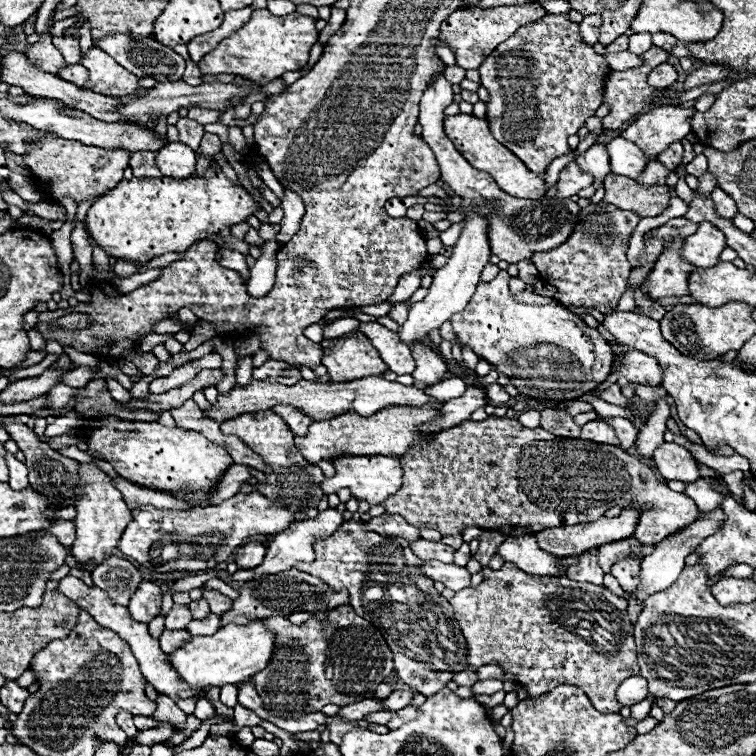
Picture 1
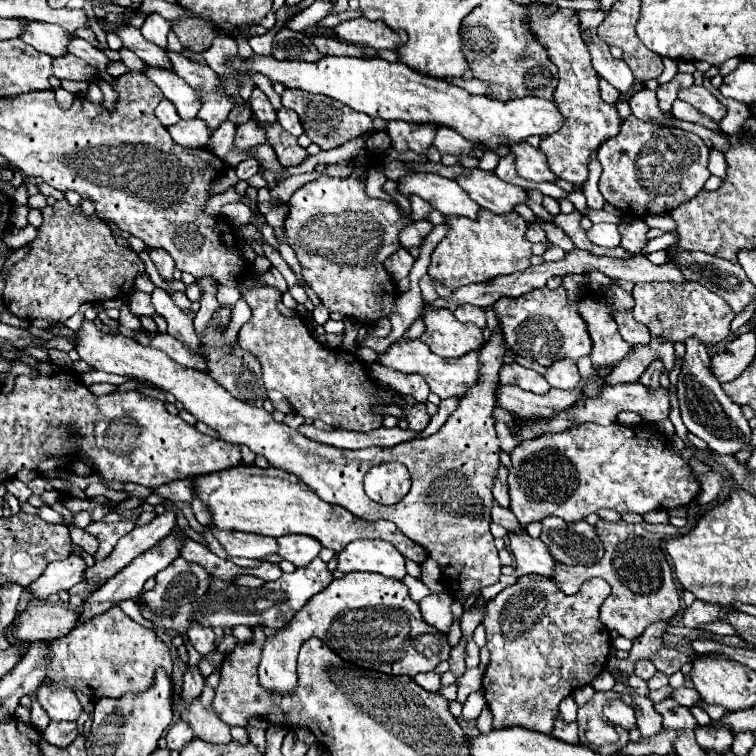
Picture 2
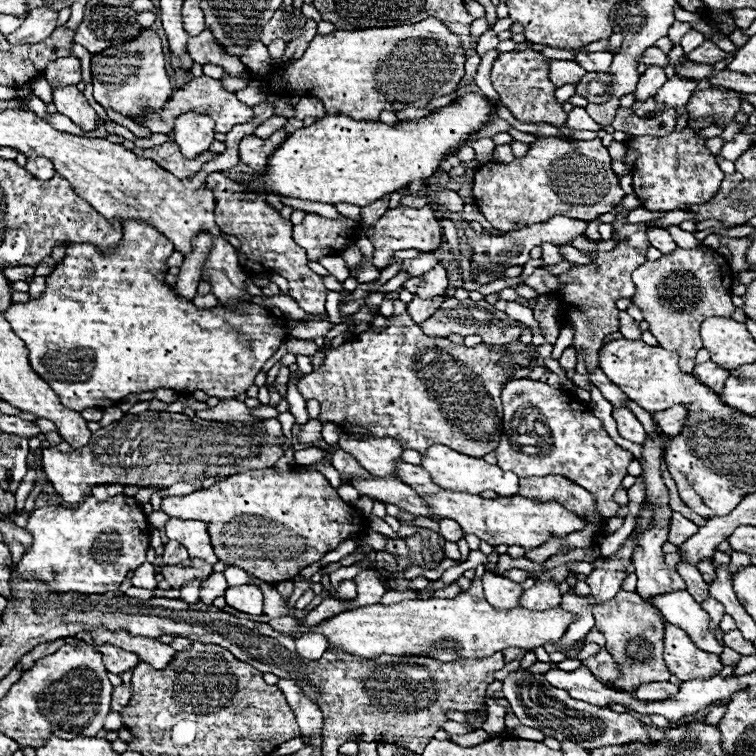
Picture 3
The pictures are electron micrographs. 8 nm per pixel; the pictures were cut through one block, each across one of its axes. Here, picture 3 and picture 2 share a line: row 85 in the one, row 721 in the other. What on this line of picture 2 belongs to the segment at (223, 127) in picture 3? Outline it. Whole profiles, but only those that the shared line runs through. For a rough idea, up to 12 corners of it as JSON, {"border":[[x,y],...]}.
{"border":[[198,700],[180,704],[180,716],[196,738],[206,742],[232,740],[230,726]]}

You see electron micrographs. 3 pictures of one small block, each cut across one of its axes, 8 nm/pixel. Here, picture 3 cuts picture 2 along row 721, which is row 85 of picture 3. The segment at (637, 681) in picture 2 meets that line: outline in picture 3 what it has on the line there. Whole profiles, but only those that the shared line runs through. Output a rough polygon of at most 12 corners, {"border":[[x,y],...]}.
{"border":[[648,66],[634,90],[636,102],[646,102],[664,84],[660,66]]}

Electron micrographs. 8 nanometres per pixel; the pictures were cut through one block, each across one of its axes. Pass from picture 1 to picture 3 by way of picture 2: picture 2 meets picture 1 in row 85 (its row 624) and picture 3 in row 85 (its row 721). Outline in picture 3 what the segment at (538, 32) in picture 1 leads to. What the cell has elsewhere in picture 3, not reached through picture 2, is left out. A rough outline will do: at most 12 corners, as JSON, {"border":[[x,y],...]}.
{"border":[[536,50],[492,66],[500,102],[520,122],[564,128],[568,114]]}

